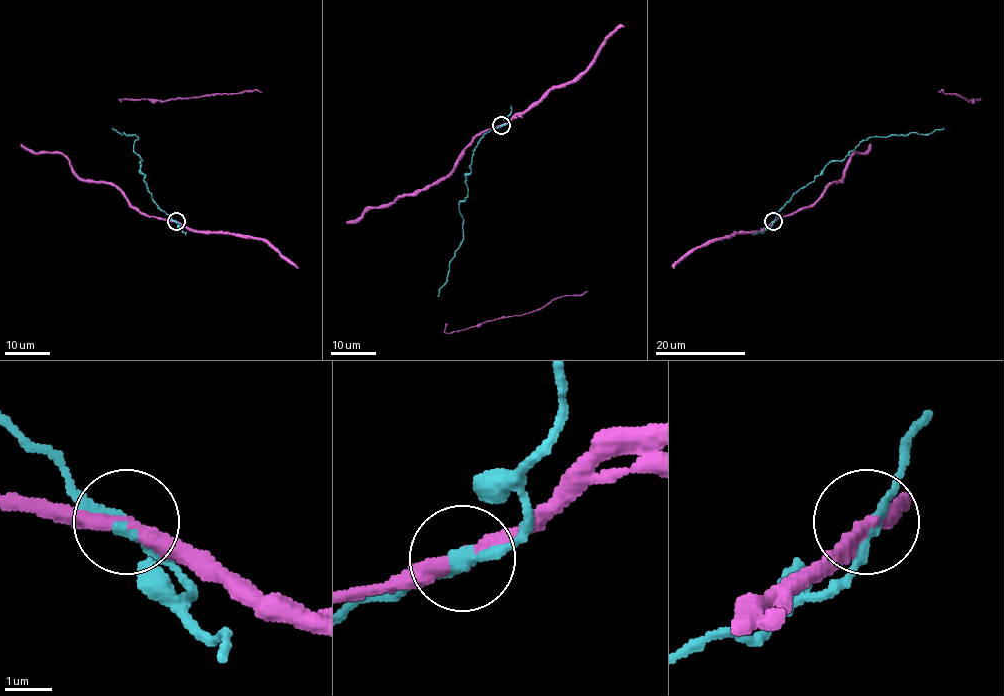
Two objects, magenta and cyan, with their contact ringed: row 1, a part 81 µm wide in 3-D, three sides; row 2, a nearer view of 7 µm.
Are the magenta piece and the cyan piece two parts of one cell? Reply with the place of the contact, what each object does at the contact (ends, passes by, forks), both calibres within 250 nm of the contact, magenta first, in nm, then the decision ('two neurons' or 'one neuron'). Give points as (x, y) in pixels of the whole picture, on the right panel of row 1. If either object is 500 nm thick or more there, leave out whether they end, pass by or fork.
place (773, 221); magenta passes by; cyan passes by; calibres 320 and 240 nm; two neurons

